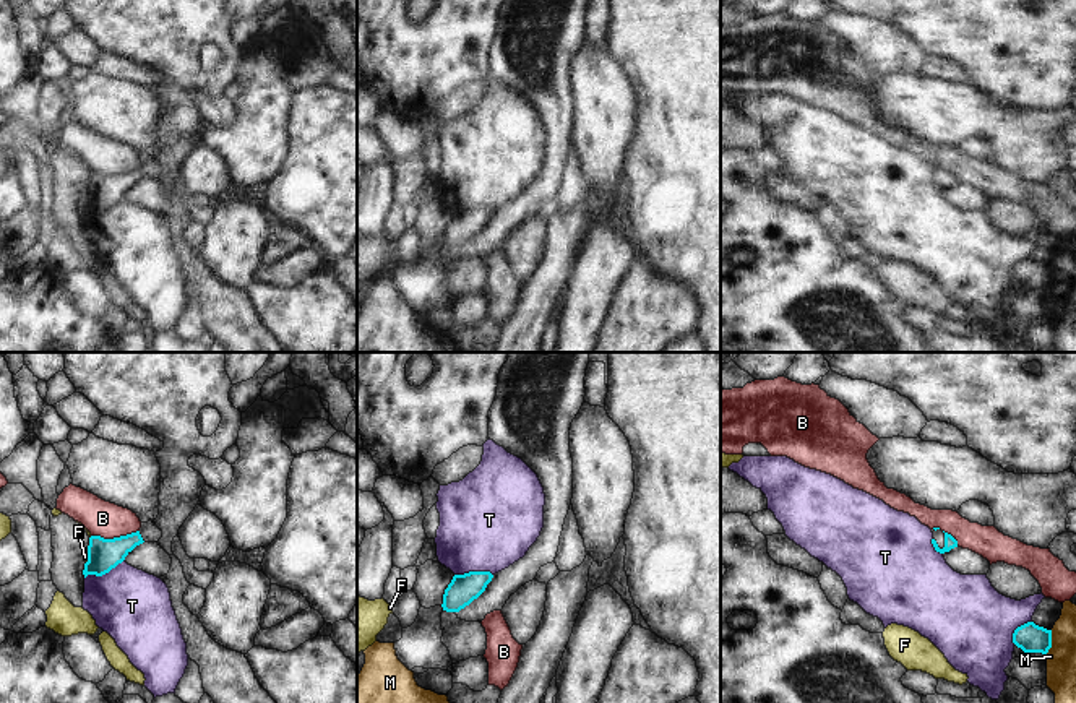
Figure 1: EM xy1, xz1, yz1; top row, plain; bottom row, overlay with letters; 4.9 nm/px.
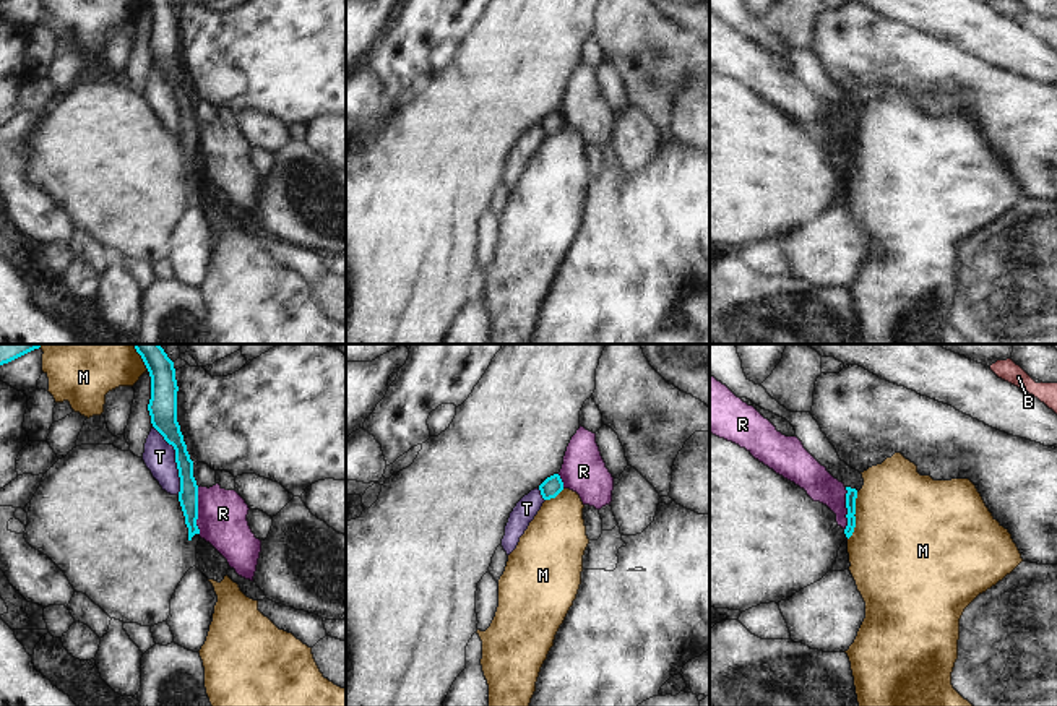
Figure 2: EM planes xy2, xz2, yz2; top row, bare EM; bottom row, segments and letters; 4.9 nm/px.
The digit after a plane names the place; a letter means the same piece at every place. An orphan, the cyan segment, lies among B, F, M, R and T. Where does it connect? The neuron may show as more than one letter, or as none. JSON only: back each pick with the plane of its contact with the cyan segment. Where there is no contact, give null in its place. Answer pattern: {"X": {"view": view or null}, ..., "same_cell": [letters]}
{"same_cell": []}

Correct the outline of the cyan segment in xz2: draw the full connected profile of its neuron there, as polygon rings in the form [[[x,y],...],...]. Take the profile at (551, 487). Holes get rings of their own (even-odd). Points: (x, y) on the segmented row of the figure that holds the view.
[[[554,474],[539,485],[539,490],[544,500],[550,500],[563,490],[563,482],[559,474]]]

